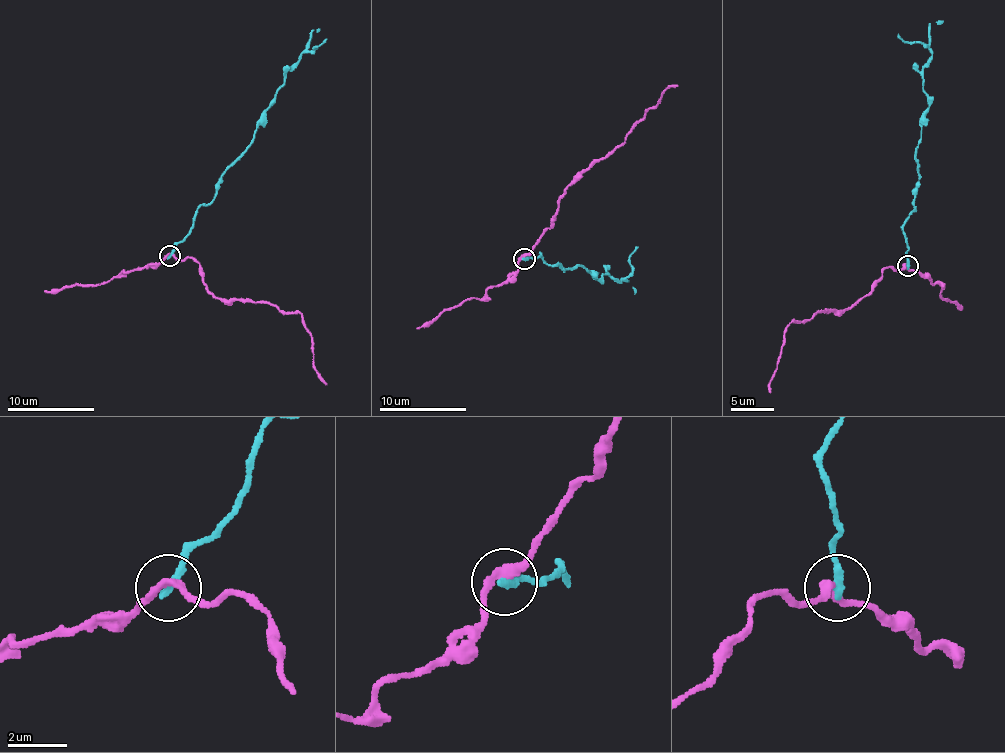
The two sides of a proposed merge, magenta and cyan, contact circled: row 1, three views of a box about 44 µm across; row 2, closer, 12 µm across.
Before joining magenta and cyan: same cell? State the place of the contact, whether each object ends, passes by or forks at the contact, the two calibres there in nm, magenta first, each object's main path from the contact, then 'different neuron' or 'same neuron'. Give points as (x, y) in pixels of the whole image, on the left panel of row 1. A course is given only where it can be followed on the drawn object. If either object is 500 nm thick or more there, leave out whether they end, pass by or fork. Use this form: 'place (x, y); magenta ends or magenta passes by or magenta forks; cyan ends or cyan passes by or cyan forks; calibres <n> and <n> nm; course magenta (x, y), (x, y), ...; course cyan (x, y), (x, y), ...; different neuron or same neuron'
place (170, 256); magenta passes by; cyan ends; calibres 240 and 280 nm; course magenta (170, 255), (199, 265), (216, 297), (295, 311), (326, 384); course cyan (170, 255), (188, 233), (200, 206), (211, 202), (221, 174), (250, 144), (260, 116), (298, 56), (326, 38); different neuron

